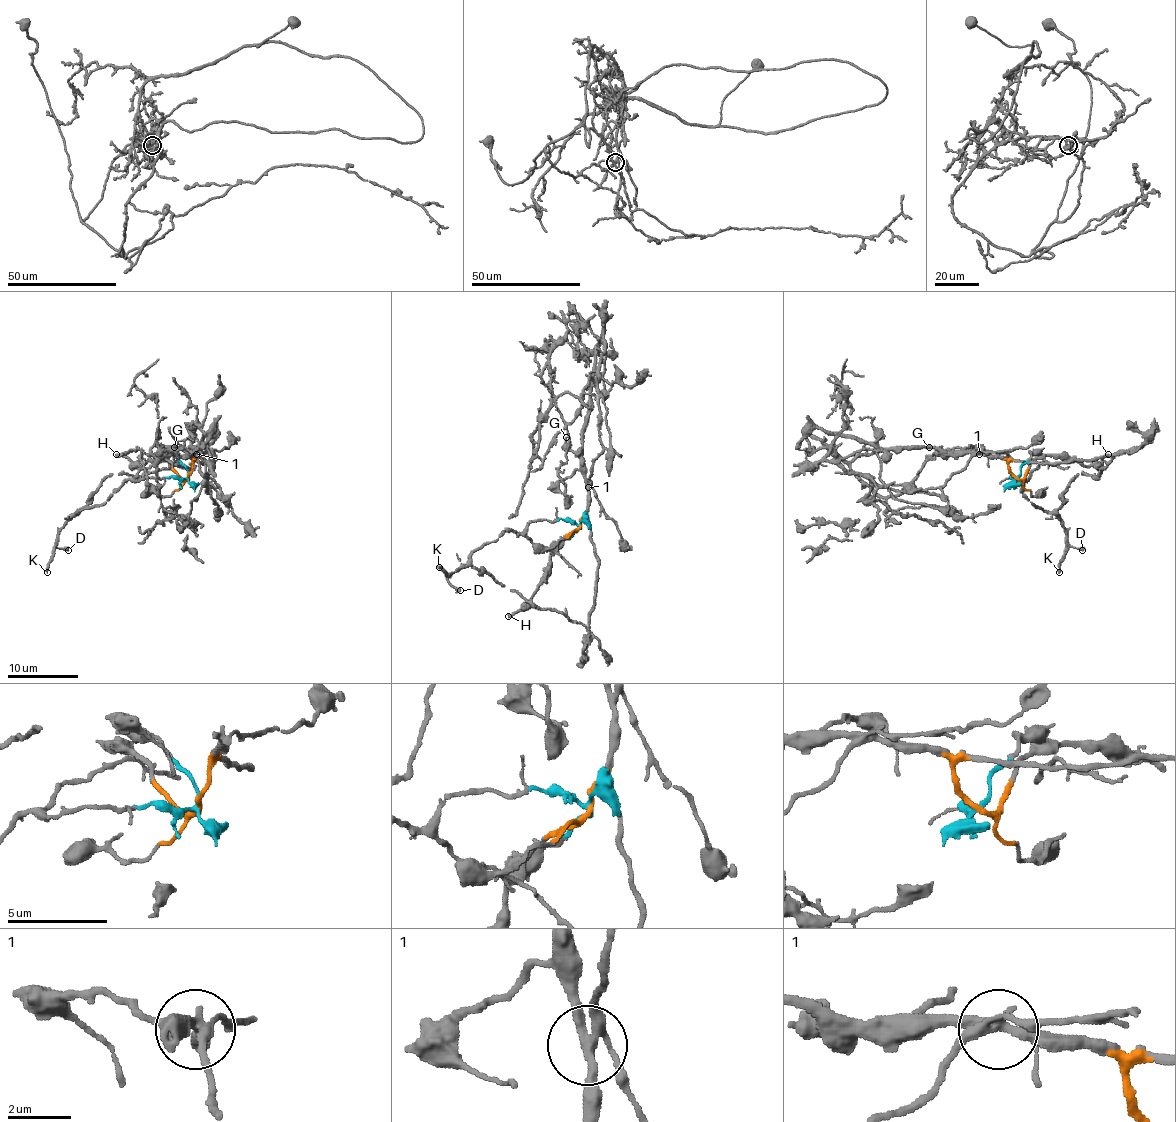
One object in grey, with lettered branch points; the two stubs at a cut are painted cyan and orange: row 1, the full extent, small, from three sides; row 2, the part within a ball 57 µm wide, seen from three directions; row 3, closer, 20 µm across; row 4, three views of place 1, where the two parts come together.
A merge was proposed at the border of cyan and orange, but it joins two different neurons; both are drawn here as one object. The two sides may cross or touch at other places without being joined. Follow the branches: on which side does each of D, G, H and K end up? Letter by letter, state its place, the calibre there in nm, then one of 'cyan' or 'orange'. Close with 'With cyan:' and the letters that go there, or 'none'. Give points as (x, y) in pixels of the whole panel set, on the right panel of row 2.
D: (1082, 550) | 360 nm | cyan
G: (929, 447) | 150 nm | orange
H: (1108, 454) | 240 nm | orange
K: (1059, 572) | 260 nm | cyan
With cyan: D, K

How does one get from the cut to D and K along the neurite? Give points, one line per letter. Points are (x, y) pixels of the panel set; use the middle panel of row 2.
D: (579, 525), (535, 519), (520, 533), (506, 530), (448, 576), (460, 590)
K: (579, 525), (563, 519), (535, 519), (519, 533), (506, 530), (496, 540), (482, 544), (450, 574), (439, 567)

